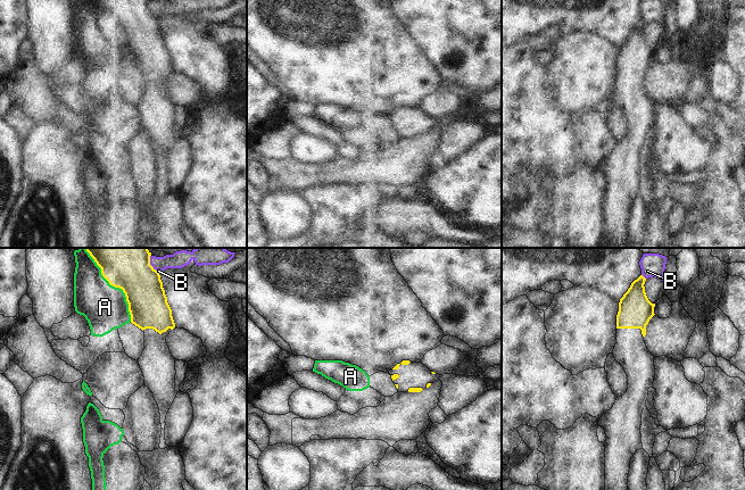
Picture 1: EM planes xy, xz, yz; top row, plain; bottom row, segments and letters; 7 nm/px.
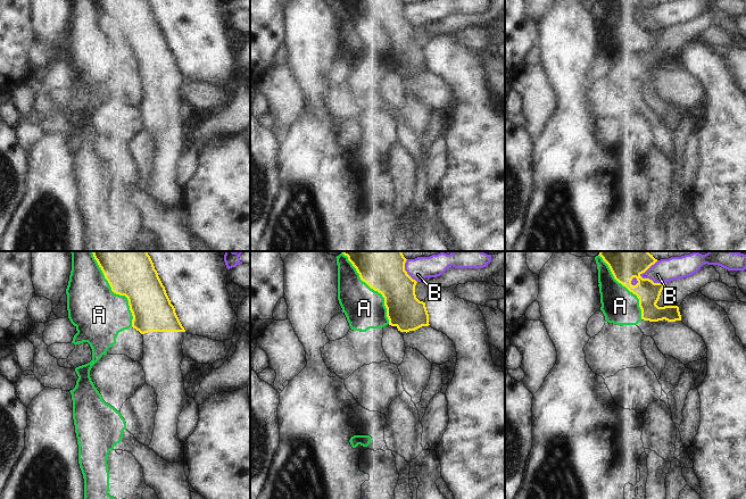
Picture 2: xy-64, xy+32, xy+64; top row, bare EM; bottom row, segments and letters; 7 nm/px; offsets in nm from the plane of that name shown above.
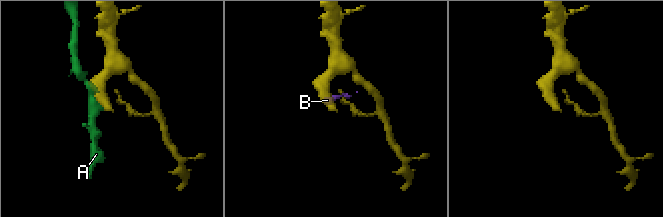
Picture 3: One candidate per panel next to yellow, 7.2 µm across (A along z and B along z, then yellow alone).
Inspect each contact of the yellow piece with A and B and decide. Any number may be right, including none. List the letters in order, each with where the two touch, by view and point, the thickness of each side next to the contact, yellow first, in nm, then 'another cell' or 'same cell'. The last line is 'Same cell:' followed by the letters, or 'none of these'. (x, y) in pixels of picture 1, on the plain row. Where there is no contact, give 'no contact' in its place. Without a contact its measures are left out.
A: xy (117, 32) | 280/320 nm | another cell
B: xy (150, 10) | 280/100 nm | another cell
Same cell: none of these

